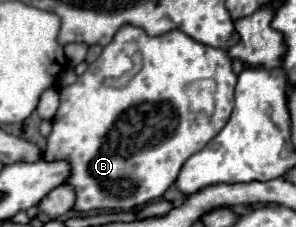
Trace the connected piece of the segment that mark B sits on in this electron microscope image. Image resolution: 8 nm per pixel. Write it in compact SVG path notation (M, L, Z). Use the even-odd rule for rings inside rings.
M125 26L121 36L115 40L125 38L127 52L137 50L143 56L141 70L125 84L125 86L107 86L105 78L101 78L97 62L87 68L85 74L77 78L75 84L59 88L61 106L53 118L53 130L47 138L47 150L43 152L45 160L67 160L73 166L73 174L67 180L77 194L75 210L131 210L135 206L143 206L147 202L163 198L167 188L171 188L187 162L195 152L207 146L211 138L219 134L219 130L229 120L233 110L233 90L237 76L231 70L231 58L221 48L211 48L205 44L195 42L187 34L179 30L171 30L163 36L147 36L141 28ZM199 80L215 82L215 102L219 110L207 112L191 112L187 86Z

